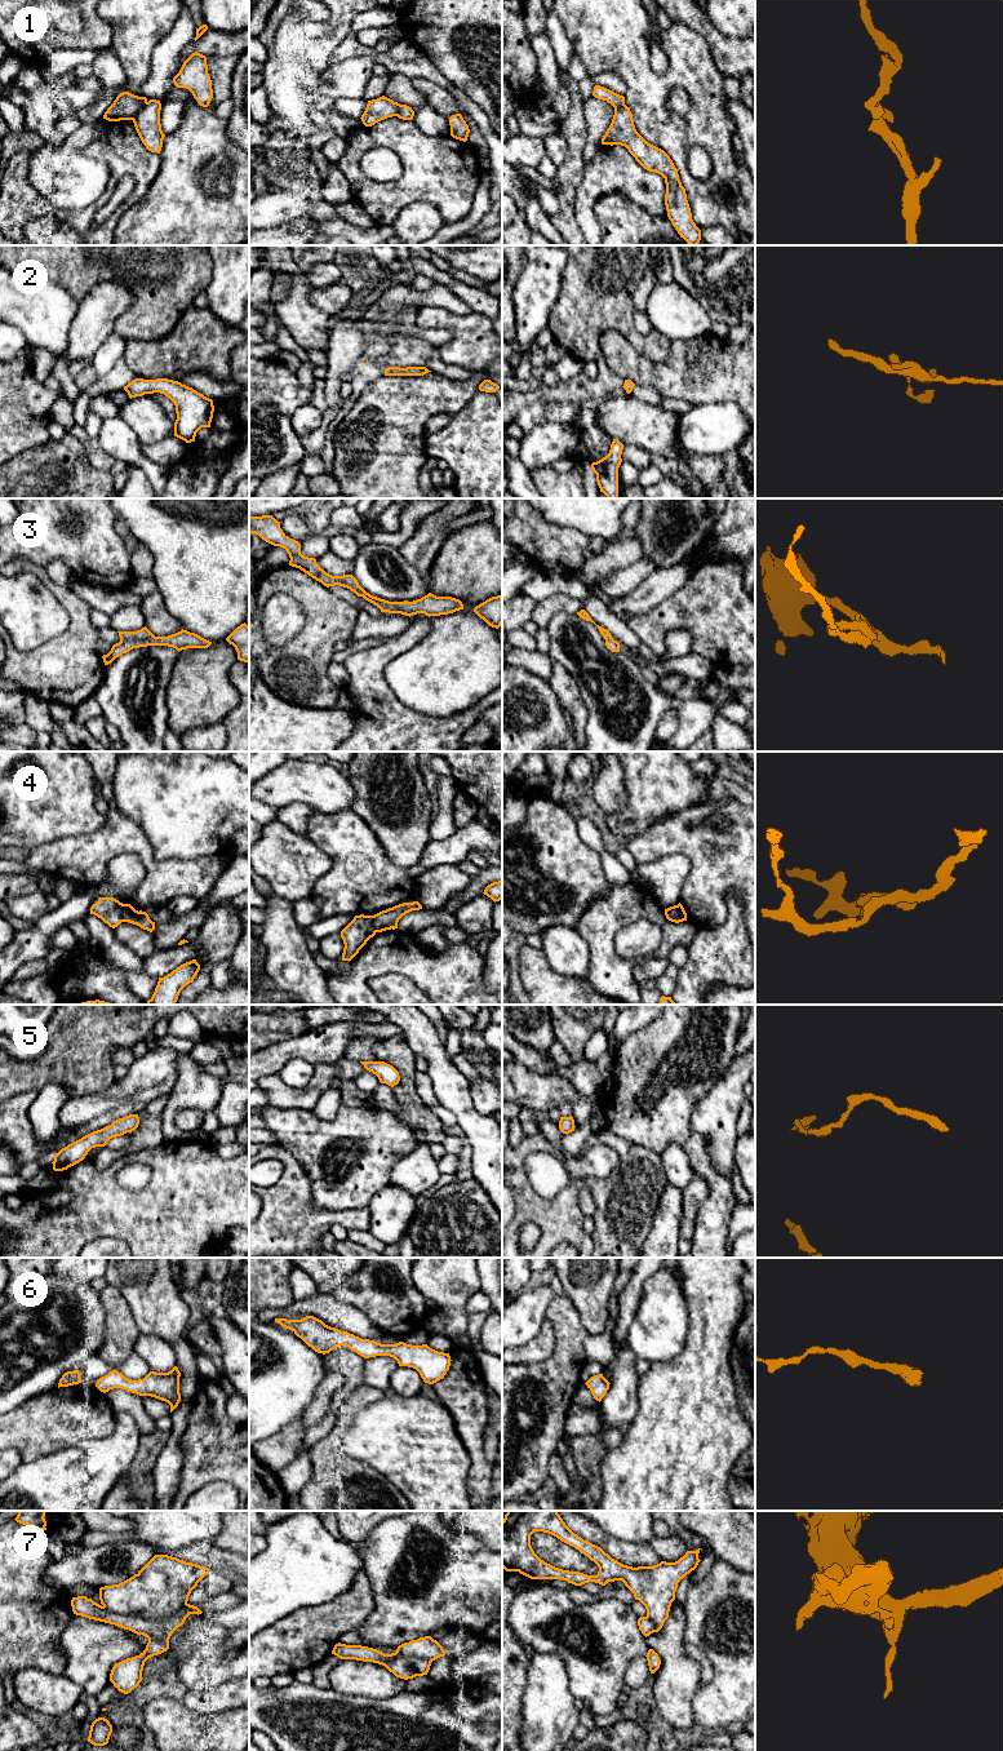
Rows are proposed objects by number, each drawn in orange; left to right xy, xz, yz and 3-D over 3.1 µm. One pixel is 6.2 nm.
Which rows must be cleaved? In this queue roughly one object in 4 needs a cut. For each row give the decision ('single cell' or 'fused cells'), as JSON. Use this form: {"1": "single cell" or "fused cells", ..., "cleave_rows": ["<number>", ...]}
{"1": "fused cells", "2": "single cell", "3": "single cell", "4": "single cell", "5": "single cell", "6": "single cell", "7": "fused cells", "cleave_rows": ["1", "7"]}

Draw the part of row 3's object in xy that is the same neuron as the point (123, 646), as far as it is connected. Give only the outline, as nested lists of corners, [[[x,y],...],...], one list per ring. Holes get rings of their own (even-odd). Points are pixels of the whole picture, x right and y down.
[[[146,626],[137,631],[117,631],[120,642],[114,644],[107,655],[103,655],[105,665],[111,664],[116,657],[129,652],[133,648],[147,646],[168,646],[178,652],[187,648],[208,648],[212,642],[195,633],[181,630],[168,637],[155,637]]]

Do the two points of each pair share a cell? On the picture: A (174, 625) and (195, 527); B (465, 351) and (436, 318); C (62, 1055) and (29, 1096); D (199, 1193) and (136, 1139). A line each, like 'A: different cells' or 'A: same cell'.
A: different cells
B: same cell
C: different cells
D: different cells

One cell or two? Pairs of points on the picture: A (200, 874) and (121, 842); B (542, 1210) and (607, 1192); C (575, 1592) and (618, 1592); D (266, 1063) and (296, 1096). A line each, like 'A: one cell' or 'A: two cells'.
A: one cell
B: two cells
C: one cell
D: two cells

